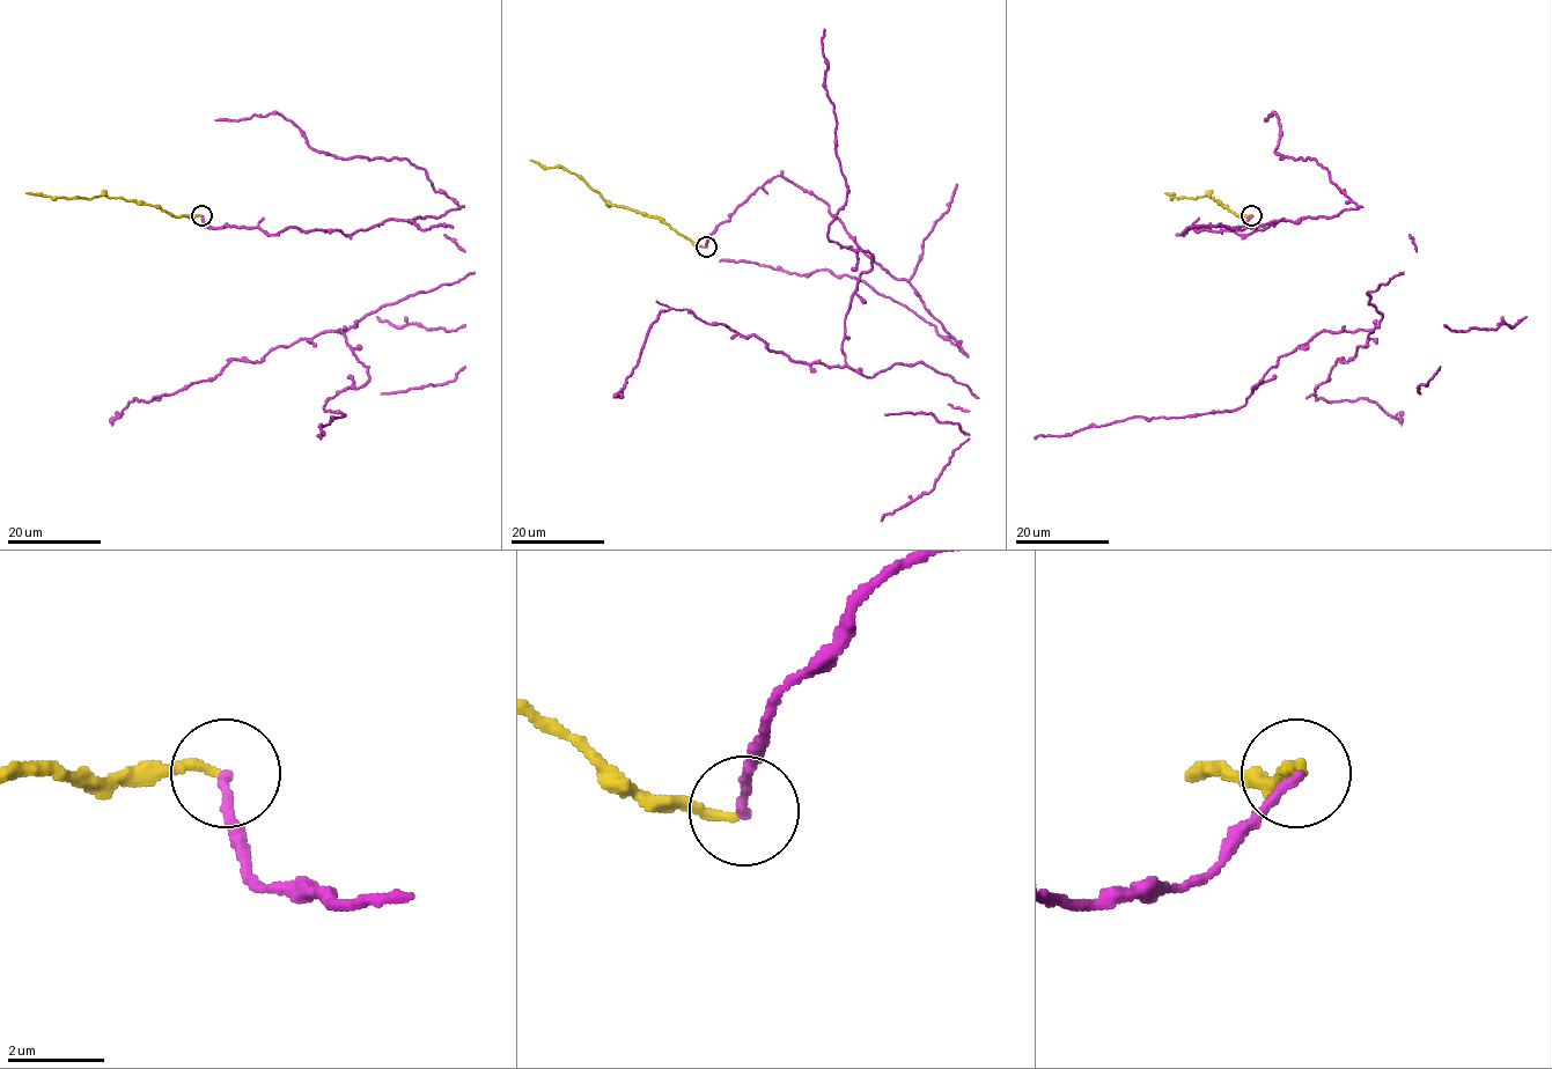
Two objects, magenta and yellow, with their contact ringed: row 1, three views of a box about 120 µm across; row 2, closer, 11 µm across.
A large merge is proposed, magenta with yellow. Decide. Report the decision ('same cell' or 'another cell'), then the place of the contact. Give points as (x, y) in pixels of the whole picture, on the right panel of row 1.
another cell; place (1251, 215)

